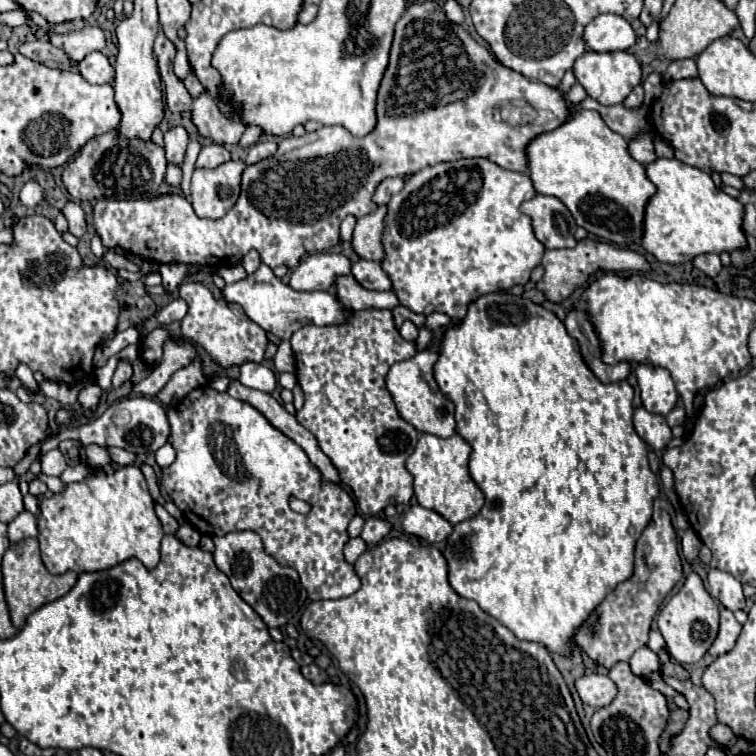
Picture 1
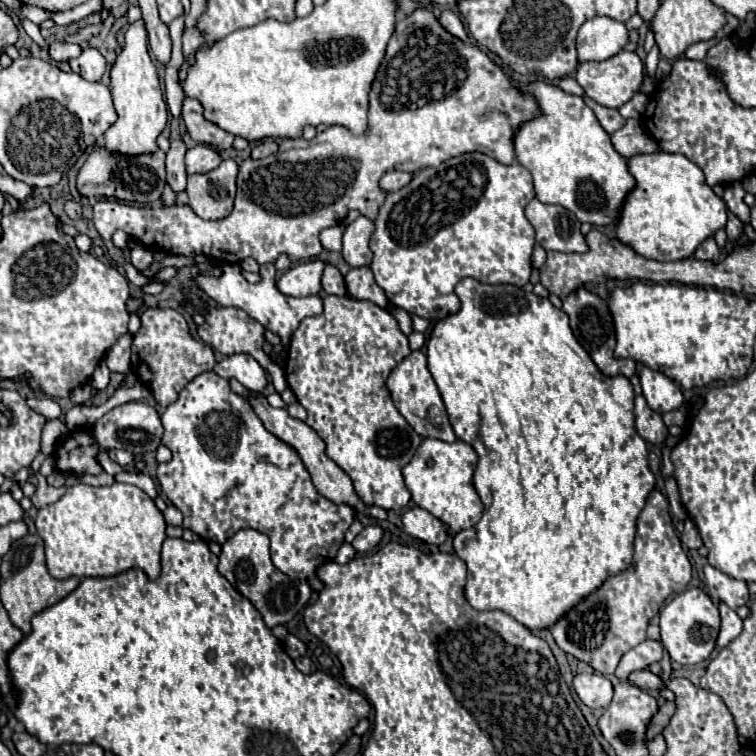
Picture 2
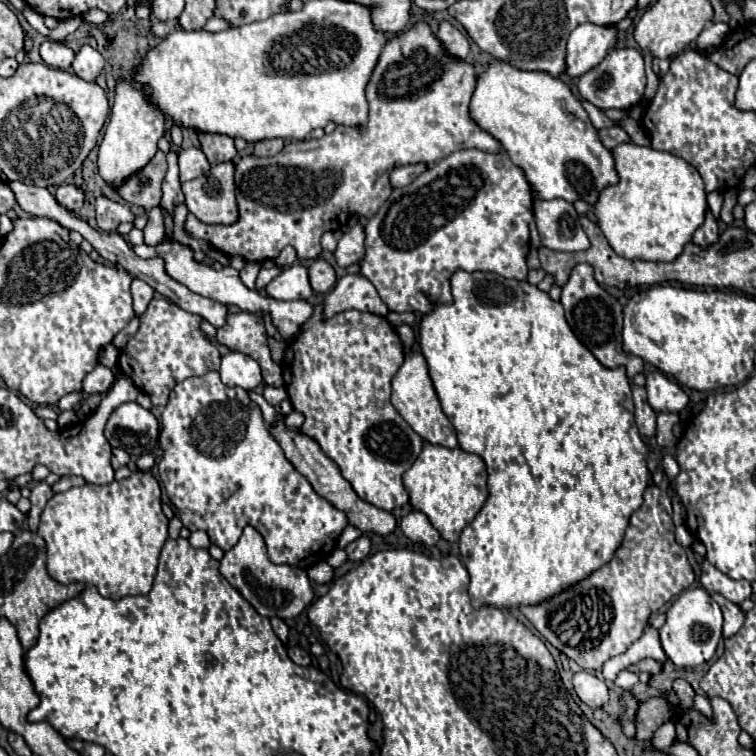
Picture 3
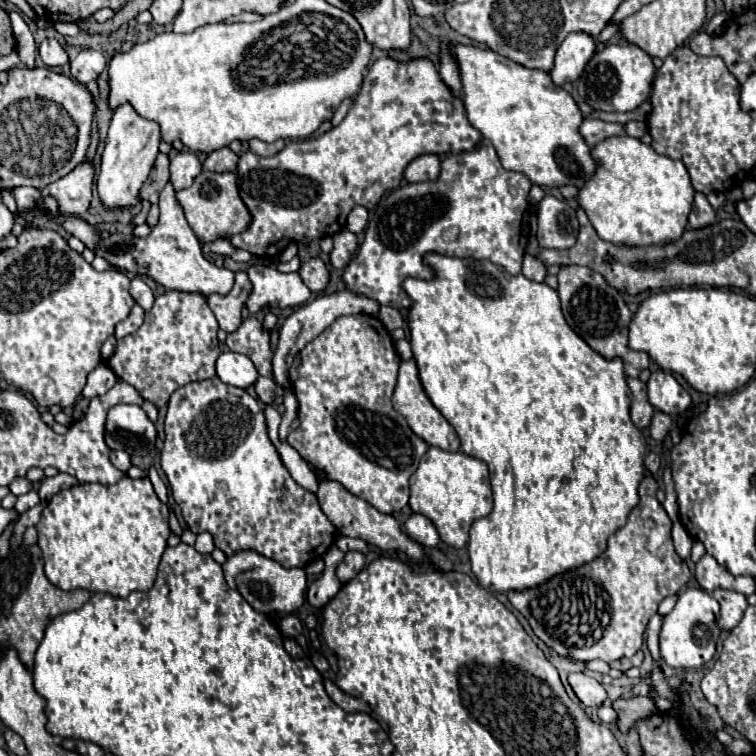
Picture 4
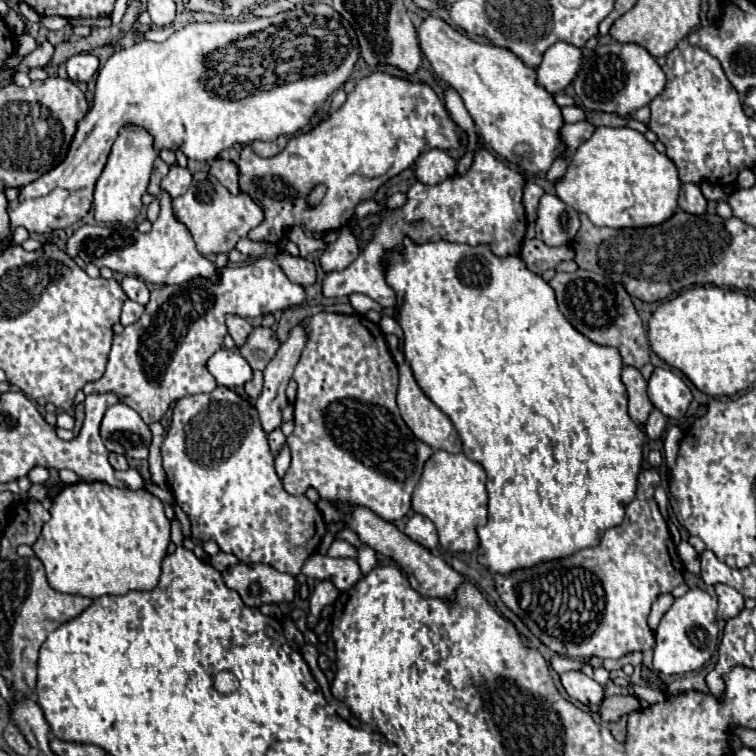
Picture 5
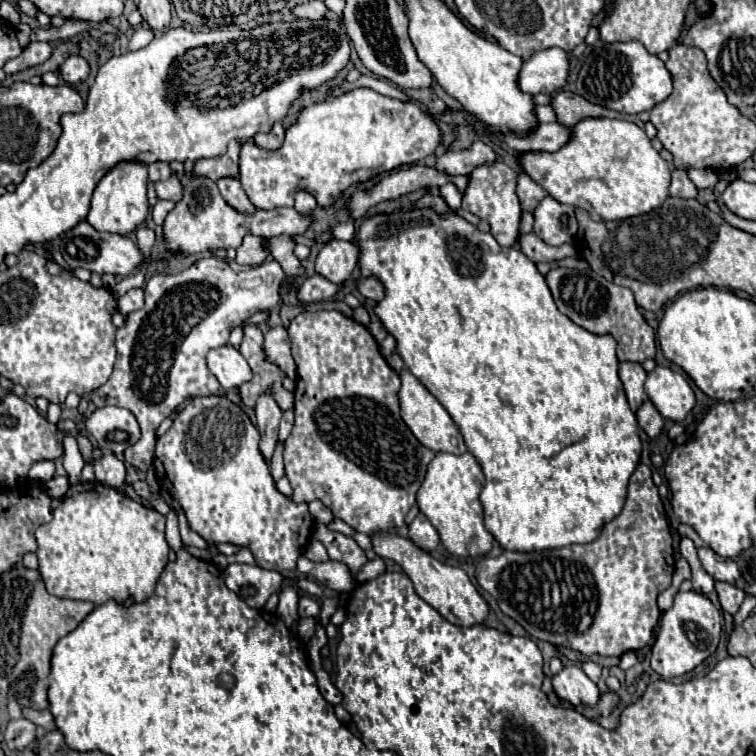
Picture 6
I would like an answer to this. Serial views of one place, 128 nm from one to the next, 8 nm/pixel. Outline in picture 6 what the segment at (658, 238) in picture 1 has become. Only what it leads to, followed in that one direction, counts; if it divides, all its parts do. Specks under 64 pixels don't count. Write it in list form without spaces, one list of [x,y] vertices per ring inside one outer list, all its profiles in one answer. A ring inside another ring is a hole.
[[[584,118],[570,126],[570,132],[572,136],[568,144],[564,144],[564,148],[556,152],[524,152],[518,158],[522,172],[526,172],[536,184],[540,184],[552,198],[562,204],[586,210],[596,222],[624,220],[630,216],[646,214],[666,200],[670,186],[670,168],[668,162],[652,148],[650,138],[642,128],[626,120]]]

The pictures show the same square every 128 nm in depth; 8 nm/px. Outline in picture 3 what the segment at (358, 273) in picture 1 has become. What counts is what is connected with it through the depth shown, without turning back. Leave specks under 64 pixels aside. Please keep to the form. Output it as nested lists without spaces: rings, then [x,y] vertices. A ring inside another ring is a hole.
[[[346,274],[332,288],[332,292],[322,300],[324,320],[346,310],[362,310],[362,312],[372,312],[378,316],[388,314],[388,308],[380,300],[376,288],[360,274]]]

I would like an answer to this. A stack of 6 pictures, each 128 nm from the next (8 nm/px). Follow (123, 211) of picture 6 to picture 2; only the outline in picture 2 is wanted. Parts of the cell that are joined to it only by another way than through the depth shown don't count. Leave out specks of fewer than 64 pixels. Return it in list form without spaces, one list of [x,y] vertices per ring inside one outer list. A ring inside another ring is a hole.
[[[142,20],[128,26],[126,44],[110,70],[110,80],[118,120],[106,130],[104,148],[108,148],[108,152],[120,152],[122,156],[142,156],[156,152],[156,138],[166,128],[168,108],[160,92],[156,68],[146,50],[146,28]]]

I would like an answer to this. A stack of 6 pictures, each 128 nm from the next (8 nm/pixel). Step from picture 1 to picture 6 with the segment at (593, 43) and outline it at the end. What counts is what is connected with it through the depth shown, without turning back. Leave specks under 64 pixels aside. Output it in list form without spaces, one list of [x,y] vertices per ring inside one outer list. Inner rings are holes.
[[[562,48],[534,52],[520,70],[518,84],[528,94],[554,94],[564,86],[568,76],[568,56]]]

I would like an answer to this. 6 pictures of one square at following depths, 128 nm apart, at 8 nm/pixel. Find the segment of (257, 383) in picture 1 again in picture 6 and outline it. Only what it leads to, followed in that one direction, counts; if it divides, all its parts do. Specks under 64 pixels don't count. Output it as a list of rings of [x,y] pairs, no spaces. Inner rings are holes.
[[[232,344],[210,350],[206,360],[208,360],[210,372],[218,378],[218,382],[224,390],[238,388],[240,384],[252,380],[252,370],[250,370],[248,362]]]

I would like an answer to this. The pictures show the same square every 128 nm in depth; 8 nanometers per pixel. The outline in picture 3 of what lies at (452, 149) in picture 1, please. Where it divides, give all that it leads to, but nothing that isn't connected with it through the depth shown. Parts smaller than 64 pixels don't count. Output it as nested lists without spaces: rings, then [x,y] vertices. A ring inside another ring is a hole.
[[[420,22],[416,24],[414,28],[406,30],[404,34],[400,34],[398,38],[390,40],[380,58],[378,58],[378,64],[372,72],[372,78],[366,86],[366,98],[368,98],[368,104],[370,104],[370,112],[368,112],[368,122],[362,124],[362,126],[336,126],[336,130],[332,134],[326,134],[324,138],[320,140],[302,140],[302,142],[290,142],[282,152],[278,152],[276,156],[270,156],[270,158],[258,158],[254,154],[248,154],[248,156],[242,156],[240,162],[236,164],[236,196],[238,196],[238,210],[240,210],[240,218],[236,224],[230,224],[230,226],[210,226],[210,224],[202,224],[198,222],[192,214],[188,214],[188,220],[186,220],[186,230],[196,236],[196,238],[204,238],[206,242],[210,242],[214,248],[222,250],[224,254],[228,256],[242,256],[244,260],[250,260],[250,262],[262,262],[266,258],[274,260],[282,248],[286,248],[288,244],[296,248],[298,252],[298,258],[316,258],[322,248],[320,248],[320,238],[324,232],[330,232],[330,230],[340,230],[350,216],[354,214],[360,214],[360,216],[374,216],[380,208],[380,204],[384,204],[384,200],[390,196],[392,192],[392,186],[390,186],[390,172],[400,168],[400,166],[406,166],[406,164],[418,164],[418,162],[424,162],[424,164],[432,164],[436,160],[442,160],[446,156],[450,156],[452,152],[458,152],[458,150],[470,150],[470,148],[476,148],[476,150],[484,150],[484,152],[498,152],[500,146],[498,146],[498,140],[492,138],[488,132],[482,132],[482,128],[470,118],[468,114],[468,104],[470,104],[470,98],[472,98],[472,92],[474,92],[474,86],[476,86],[476,70],[472,64],[468,62],[460,62],[456,58],[450,58],[444,50],[442,50],[442,44],[438,42],[438,38],[430,32],[430,26]],[[98,198],[96,200],[96,220],[98,220],[100,230],[114,232],[120,222],[132,222],[134,214],[124,204],[112,202],[108,198]]]

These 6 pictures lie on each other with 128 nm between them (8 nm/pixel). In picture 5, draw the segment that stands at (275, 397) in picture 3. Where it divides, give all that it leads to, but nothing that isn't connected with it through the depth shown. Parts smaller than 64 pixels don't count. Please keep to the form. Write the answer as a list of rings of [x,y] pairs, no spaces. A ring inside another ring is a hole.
[[[254,370],[254,378],[248,384],[244,384],[244,390],[252,400],[260,396],[260,392],[262,392],[262,372],[260,370]]]

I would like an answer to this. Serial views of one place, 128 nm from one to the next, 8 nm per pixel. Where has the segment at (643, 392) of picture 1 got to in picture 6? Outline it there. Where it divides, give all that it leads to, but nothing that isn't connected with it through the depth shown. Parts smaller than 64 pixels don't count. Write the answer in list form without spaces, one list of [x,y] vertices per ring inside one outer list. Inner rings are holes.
[[[656,366],[646,378],[648,398],[654,402],[658,412],[674,422],[680,422],[694,408],[696,398],[688,380],[664,366]]]

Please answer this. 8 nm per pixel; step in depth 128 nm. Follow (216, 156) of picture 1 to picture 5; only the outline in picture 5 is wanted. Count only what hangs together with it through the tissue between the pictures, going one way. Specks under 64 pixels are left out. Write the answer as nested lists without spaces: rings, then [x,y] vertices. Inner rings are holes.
[[[176,164],[176,166],[170,168],[168,176],[162,180],[160,188],[162,188],[164,192],[168,192],[170,198],[176,198],[176,196],[182,196],[182,194],[188,190],[190,182],[192,182],[190,172],[188,172],[186,168],[180,168],[180,166]]]

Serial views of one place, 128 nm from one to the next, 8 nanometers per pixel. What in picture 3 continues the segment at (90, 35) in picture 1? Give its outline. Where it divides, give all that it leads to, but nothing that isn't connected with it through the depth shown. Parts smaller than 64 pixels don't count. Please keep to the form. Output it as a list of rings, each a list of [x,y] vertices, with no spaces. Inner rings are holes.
[[[44,40],[40,46],[40,56],[48,66],[60,70],[68,70],[74,60],[74,52],[56,40]]]

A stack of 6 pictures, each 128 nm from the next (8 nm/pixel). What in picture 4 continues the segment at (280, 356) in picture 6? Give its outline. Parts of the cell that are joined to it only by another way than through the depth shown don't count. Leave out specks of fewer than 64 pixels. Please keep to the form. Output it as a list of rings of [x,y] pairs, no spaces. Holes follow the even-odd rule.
[[[254,316],[244,320],[236,332],[228,334],[226,346],[232,352],[248,356],[260,376],[272,376],[270,332]]]

